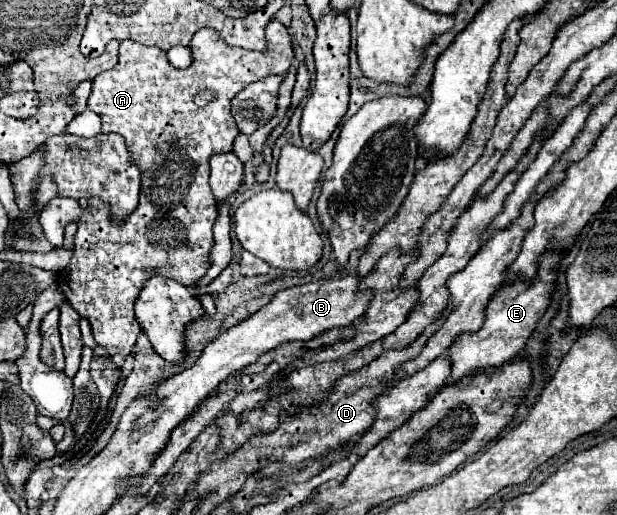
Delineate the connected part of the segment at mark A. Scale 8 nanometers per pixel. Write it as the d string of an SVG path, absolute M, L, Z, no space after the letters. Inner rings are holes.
M272 20L266 28L268 50L266 52L252 52L236 46L224 44L218 32L212 28L202 28L192 38L192 52L194 62L188 70L176 70L168 64L166 52L160 48L150 48L140 42L124 40L120 42L120 62L106 72L100 72L94 78L92 94L88 98L88 108L94 110L102 118L102 132L104 134L120 134L132 156L132 164L140 168L142 188L140 188L140 202L132 216L124 220L124 224L112 224L110 208L102 200L90 198L88 208L82 210L70 198L54 198L50 200L44 210L40 212L40 224L50 242L64 238L64 228L72 222L78 224L74 242L74 254L70 264L62 272L60 288L72 308L88 318L92 326L92 334L96 344L106 348L114 360L114 364L122 366L124 358L132 352L136 338L141 328L134 316L134 302L145 279L152 274L160 274L166 278L174 278L184 286L194 286L208 270L208 254L214 246L212 226L218 216L216 200L212 196L208 176L210 176L210 156L218 152L230 152L234 138L238 136L236 122L230 114L230 100L250 82L266 78L270 74L284 74L292 64L292 44L286 26ZM198 90L214 90L216 98L206 108L198 108L194 104L194 94Z

